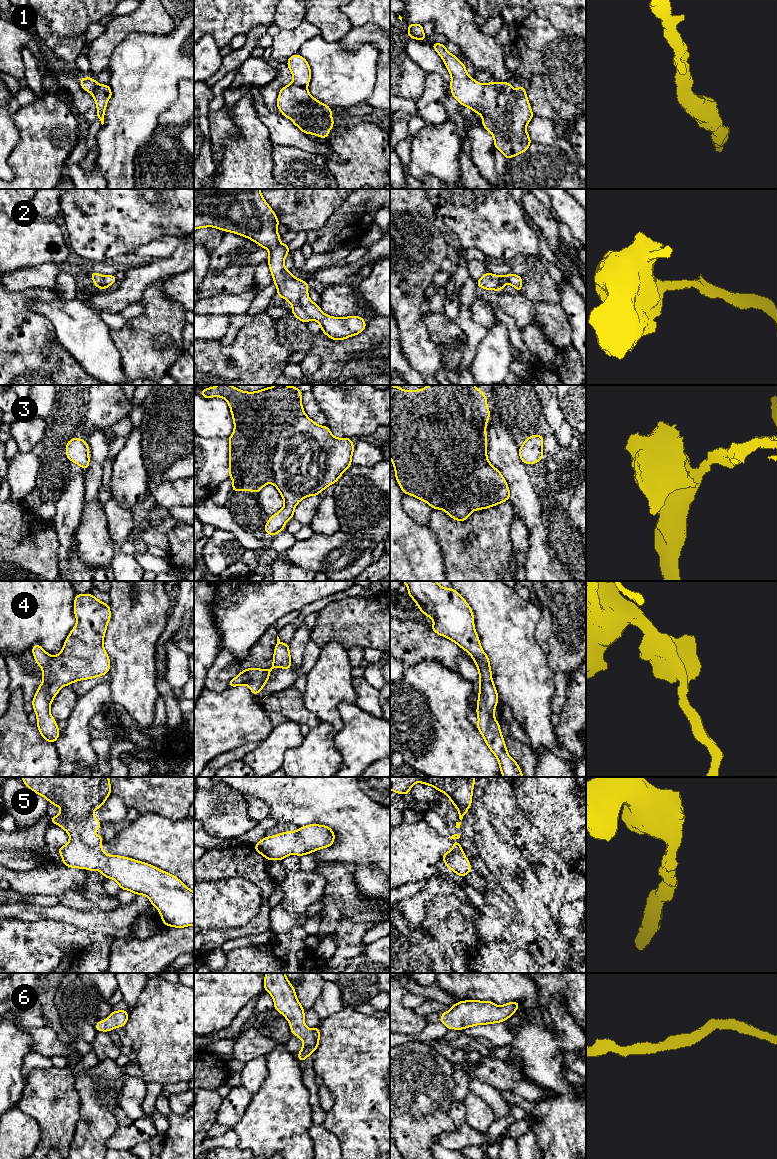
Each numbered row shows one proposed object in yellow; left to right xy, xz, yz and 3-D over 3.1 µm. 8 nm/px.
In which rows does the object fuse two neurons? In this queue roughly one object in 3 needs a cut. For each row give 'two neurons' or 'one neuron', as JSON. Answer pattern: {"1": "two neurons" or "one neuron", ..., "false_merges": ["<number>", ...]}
{"1": "one neuron", "2": "one neuron", "3": "one neuron", "4": "one neuron", "5": "one neuron", "6": "one neuron", "false_merges": []}

